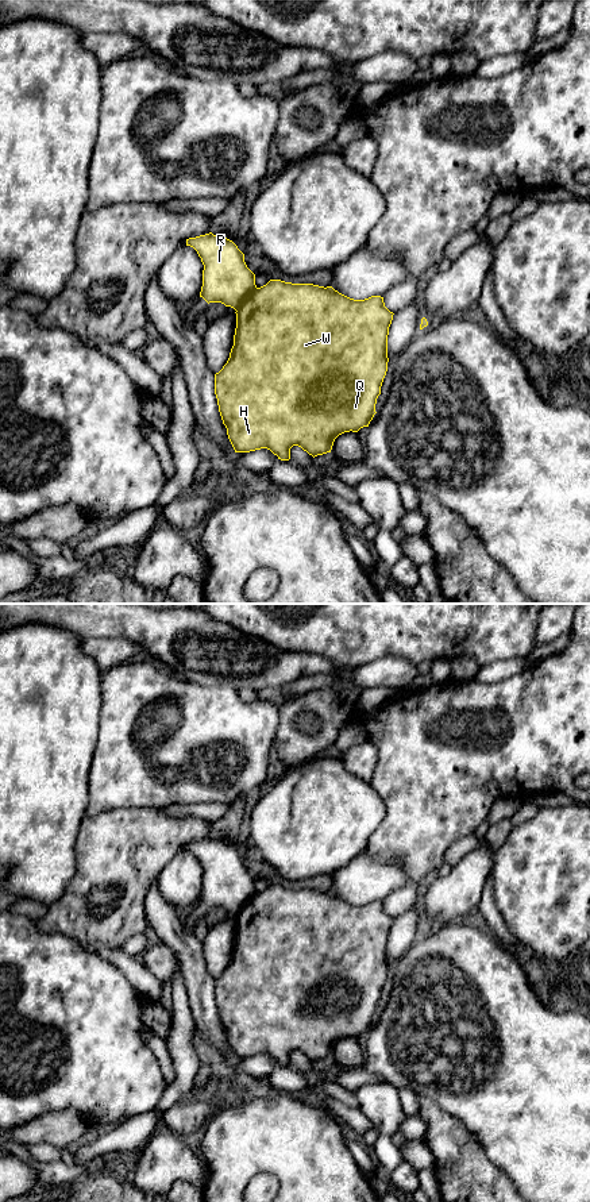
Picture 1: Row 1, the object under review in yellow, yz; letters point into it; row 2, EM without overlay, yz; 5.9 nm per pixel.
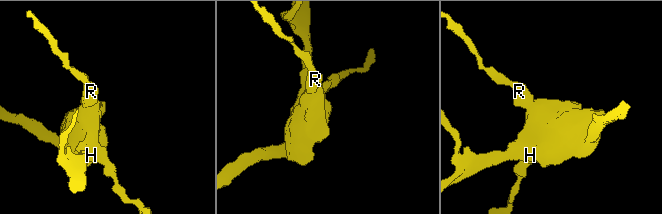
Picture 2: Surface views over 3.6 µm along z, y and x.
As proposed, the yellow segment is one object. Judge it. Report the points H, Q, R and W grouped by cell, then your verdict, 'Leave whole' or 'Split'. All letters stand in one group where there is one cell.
Groups: H Q W / R. Split

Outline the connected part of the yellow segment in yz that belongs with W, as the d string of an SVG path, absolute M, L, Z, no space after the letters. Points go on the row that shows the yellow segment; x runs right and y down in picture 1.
M270 280L266 285L255 288L250 296L236 309L236 328L234 335L234 346L230 358L223 369L215 374L215 394L217 398L219 412L223 424L227 428L228 439L235 452L250 452L261 448L270 450L281 461L290 459L290 448L301 447L313 458L331 452L335 439L344 432L358 432L363 427L369 427L375 412L377 398L381 394L381 386L387 371L387 335L393 320L390 312L383 303L383 297L371 296L365 300L350 298L332 286L319 286L313 284L292 284L281 280Z

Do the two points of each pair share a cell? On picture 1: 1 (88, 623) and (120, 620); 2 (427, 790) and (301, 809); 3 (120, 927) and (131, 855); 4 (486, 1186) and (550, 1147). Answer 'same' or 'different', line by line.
1: same
2: different
3: same
4: different

